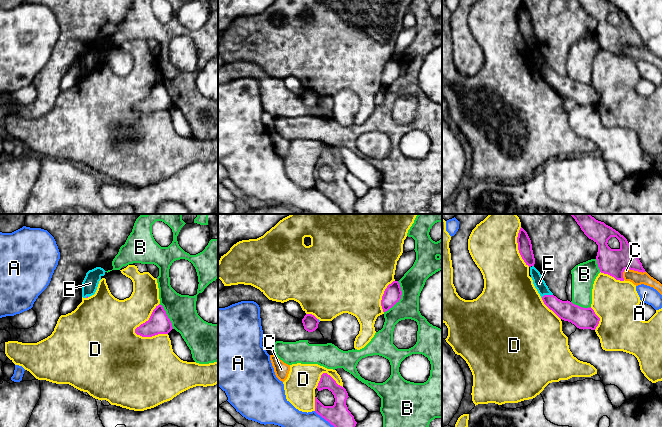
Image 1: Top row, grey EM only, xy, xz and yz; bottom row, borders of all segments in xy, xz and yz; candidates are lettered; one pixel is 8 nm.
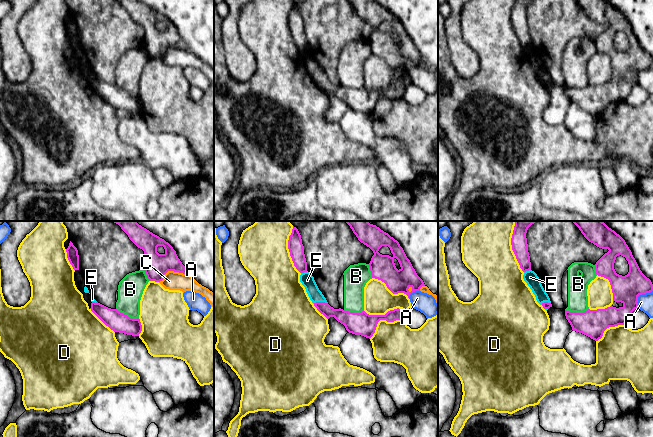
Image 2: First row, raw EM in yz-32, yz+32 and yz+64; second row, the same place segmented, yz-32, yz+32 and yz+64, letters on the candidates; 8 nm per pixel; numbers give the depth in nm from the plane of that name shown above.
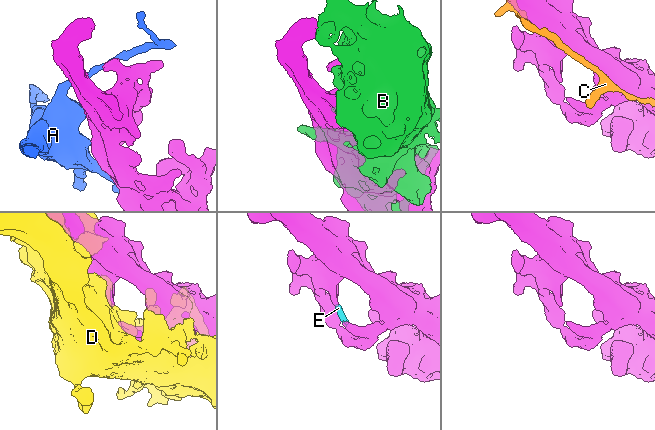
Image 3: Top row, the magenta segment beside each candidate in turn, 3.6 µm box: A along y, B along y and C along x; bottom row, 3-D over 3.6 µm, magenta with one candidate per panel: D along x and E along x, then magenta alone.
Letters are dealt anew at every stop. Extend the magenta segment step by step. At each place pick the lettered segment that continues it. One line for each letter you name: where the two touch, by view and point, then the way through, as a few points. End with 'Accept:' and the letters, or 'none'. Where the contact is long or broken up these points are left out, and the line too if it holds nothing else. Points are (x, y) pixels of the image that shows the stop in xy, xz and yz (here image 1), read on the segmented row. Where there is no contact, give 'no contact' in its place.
E: meets magenta in yz at (546, 295)
Accept: E

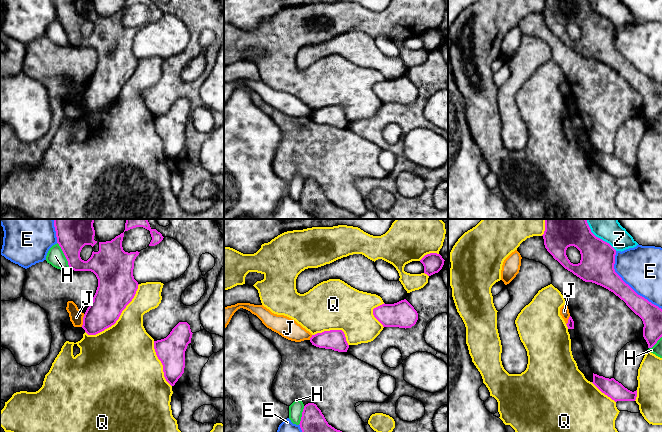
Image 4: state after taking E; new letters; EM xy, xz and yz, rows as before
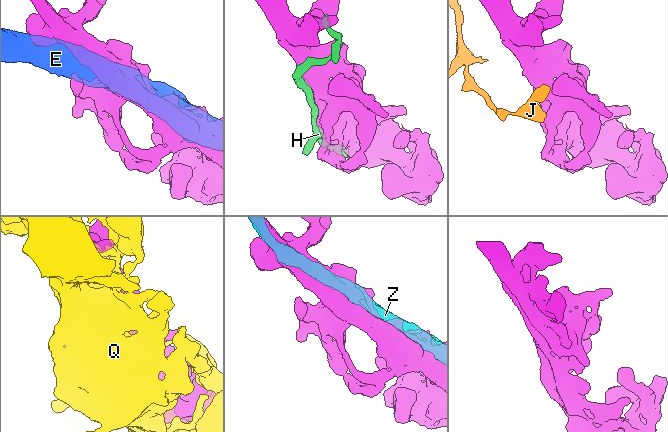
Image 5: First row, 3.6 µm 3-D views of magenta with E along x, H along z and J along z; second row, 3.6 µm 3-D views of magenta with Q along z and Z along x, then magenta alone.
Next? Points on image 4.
Accept: none

